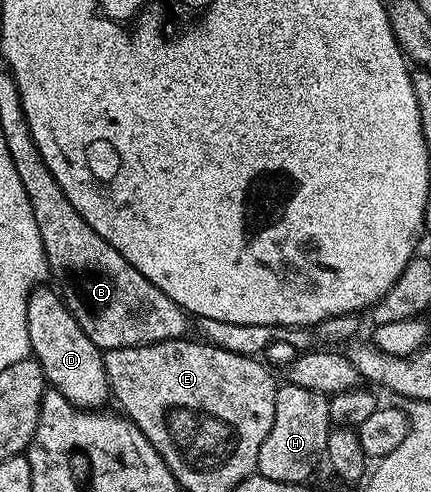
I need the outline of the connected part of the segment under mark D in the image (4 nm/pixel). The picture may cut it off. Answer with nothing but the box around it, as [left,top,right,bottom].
[27,286,109,410]

